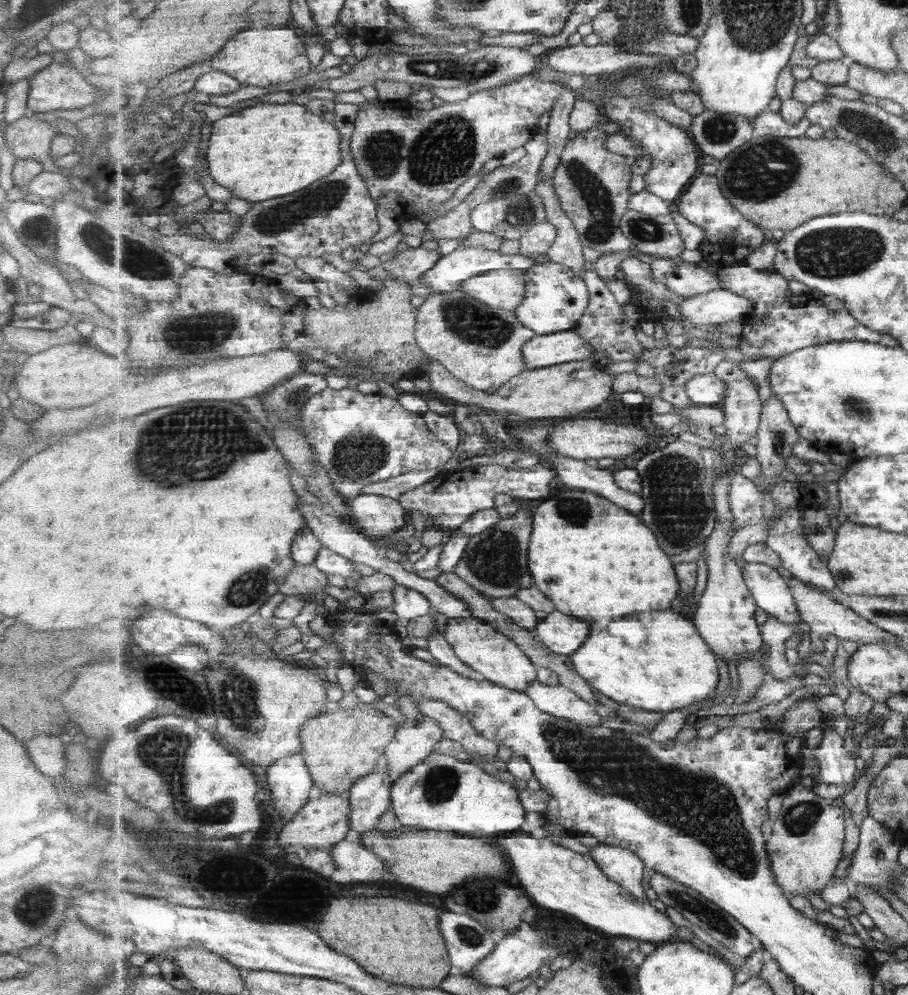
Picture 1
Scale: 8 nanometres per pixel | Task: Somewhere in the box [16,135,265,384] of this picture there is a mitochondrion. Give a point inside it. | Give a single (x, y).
(136, 259)

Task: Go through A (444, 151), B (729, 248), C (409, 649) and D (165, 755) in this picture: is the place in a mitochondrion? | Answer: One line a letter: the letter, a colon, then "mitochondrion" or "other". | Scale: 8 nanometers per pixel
A: mitochondrion
B: other
C: other
D: mitochondrion

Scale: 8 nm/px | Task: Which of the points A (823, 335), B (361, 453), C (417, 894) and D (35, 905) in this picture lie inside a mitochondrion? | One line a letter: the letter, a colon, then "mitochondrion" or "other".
A: other
B: mitochondrion
C: other
D: mitochondrion

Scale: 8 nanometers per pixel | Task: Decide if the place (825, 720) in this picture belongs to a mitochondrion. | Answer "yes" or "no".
no

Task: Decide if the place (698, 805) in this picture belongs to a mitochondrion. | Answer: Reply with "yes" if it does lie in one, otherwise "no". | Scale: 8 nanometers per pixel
yes

